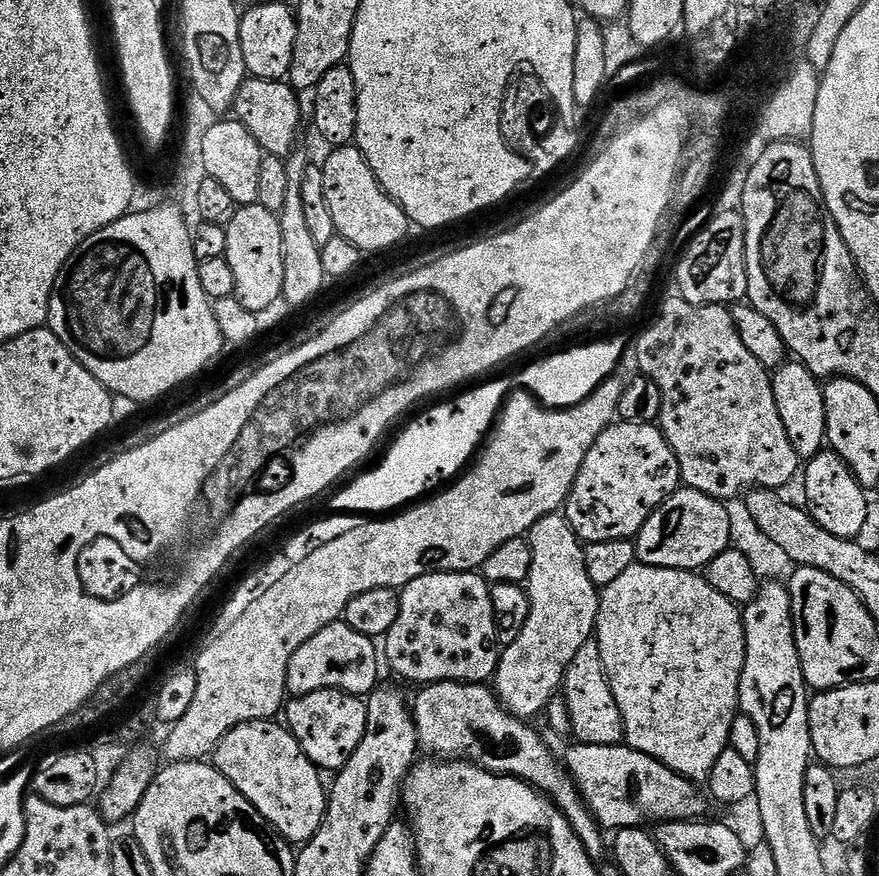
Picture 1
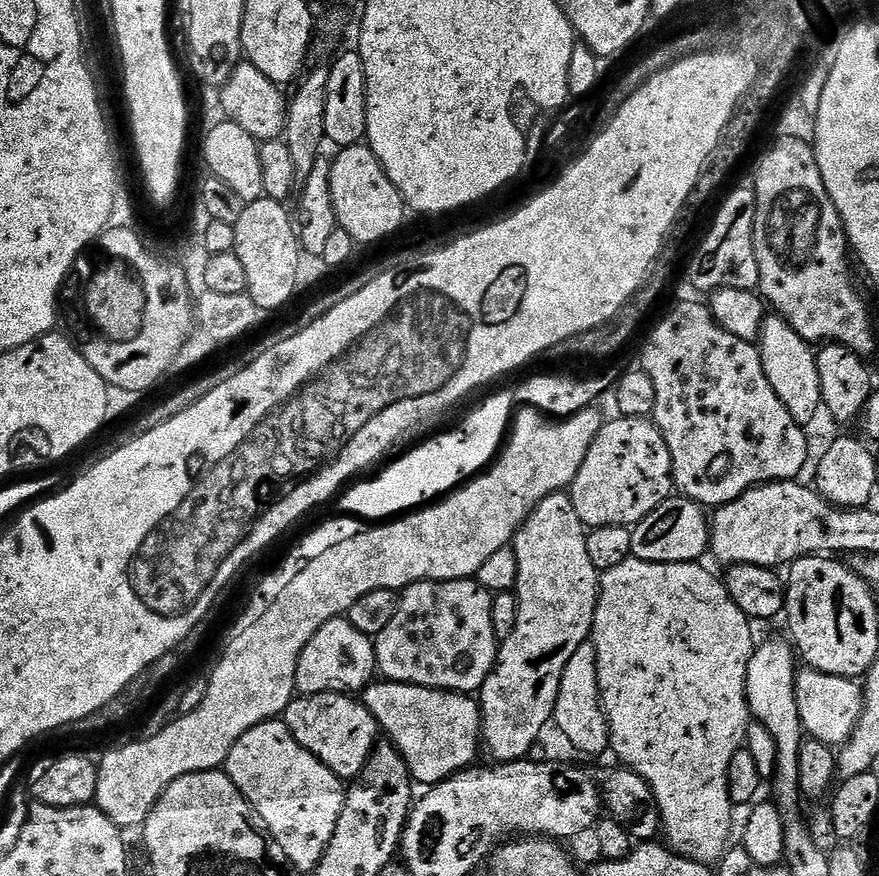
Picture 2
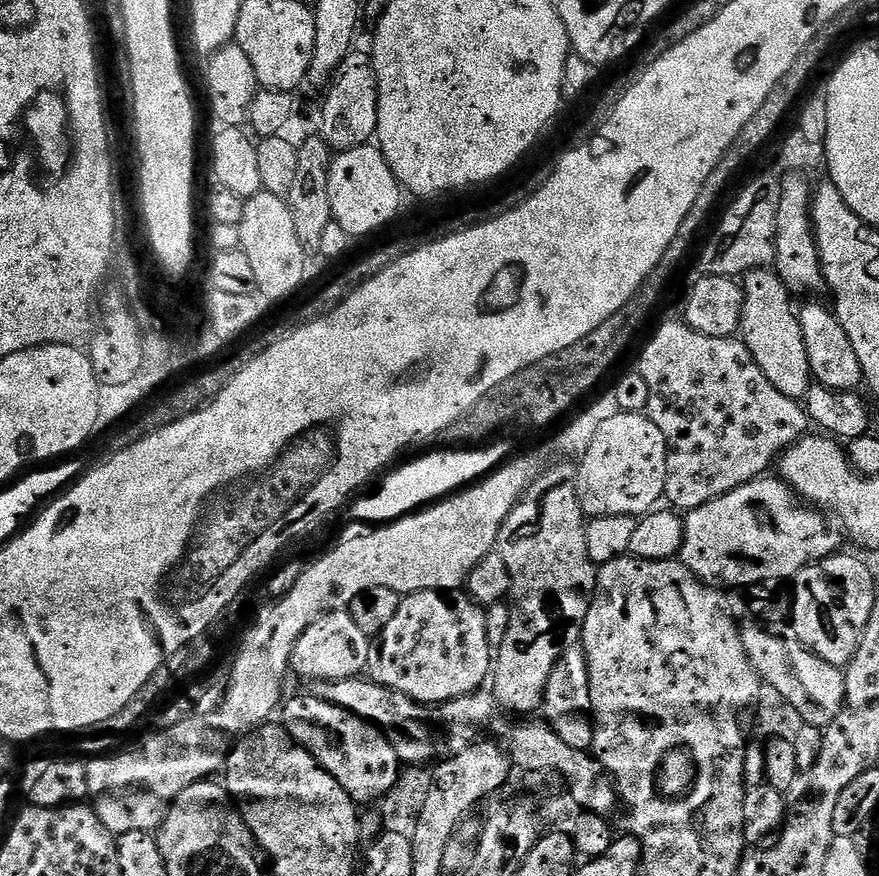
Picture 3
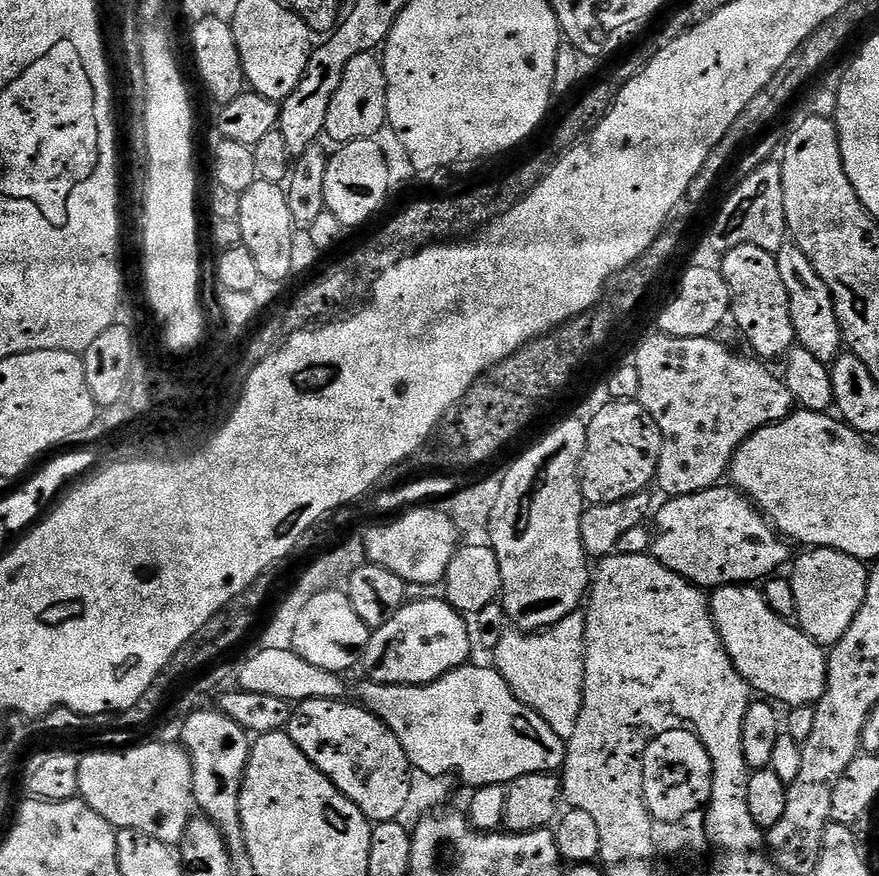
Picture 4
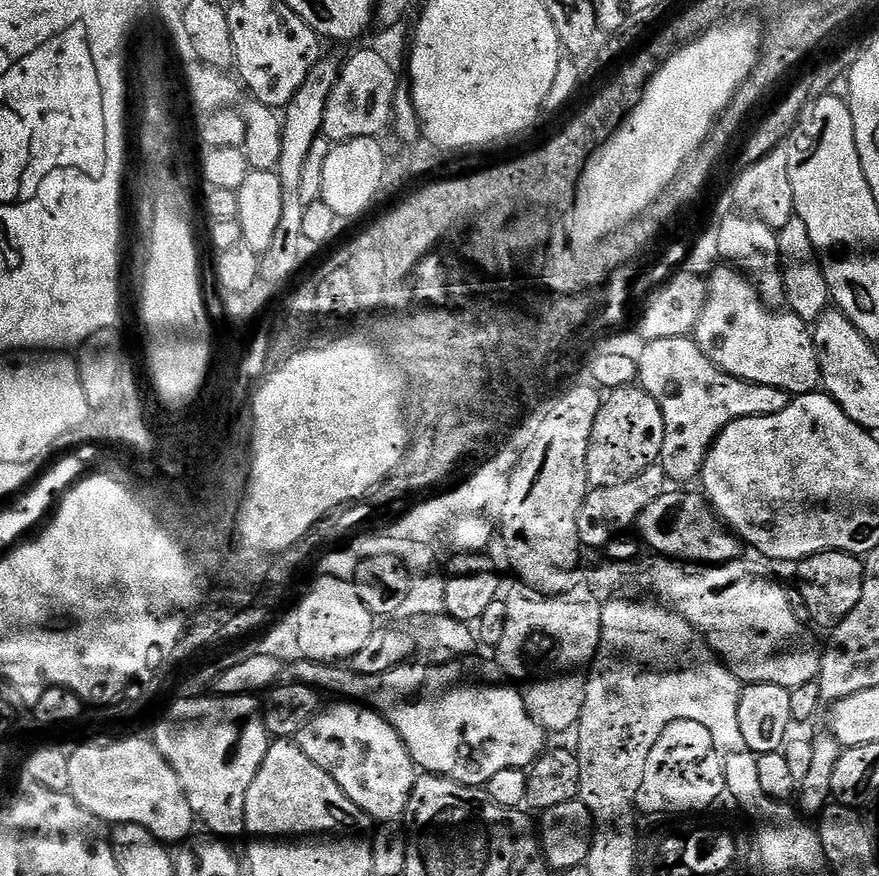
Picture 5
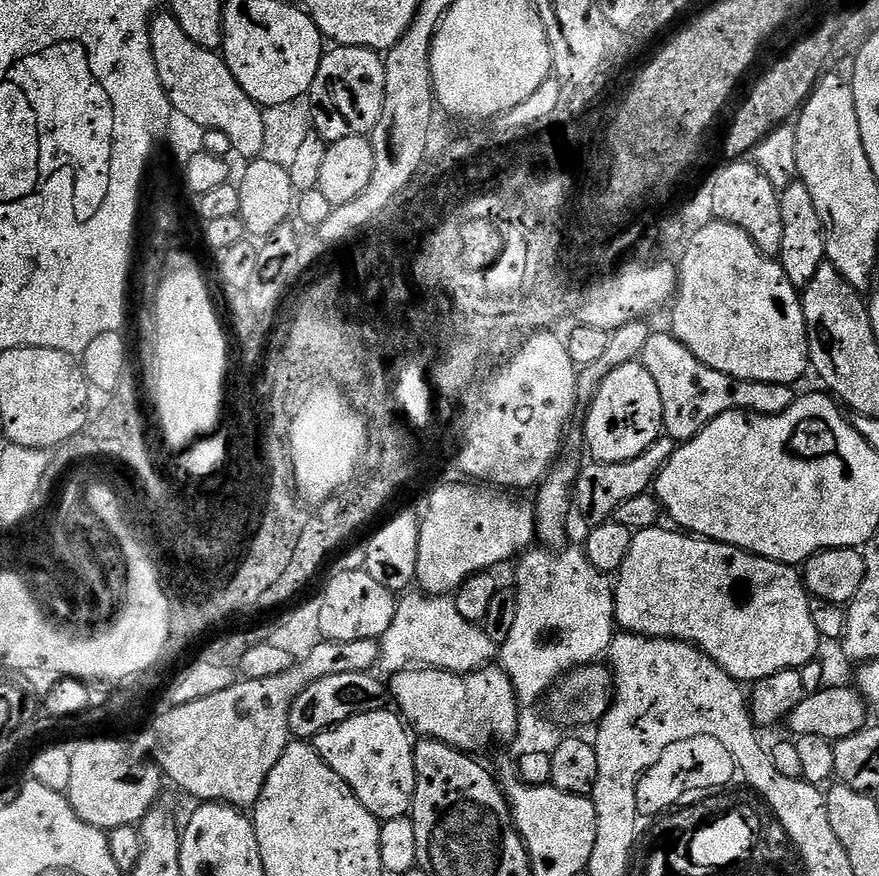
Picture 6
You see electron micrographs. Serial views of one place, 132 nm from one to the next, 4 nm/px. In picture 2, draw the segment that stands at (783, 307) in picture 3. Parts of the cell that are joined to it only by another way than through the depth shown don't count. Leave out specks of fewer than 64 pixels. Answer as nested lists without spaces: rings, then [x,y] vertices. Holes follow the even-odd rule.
[[[775,314],[765,315],[758,347],[762,370],[766,370],[766,378],[770,386],[774,386],[774,394],[778,394],[782,406],[790,410],[790,418],[794,418],[794,422],[808,426],[822,412],[824,403],[822,386],[818,382],[817,349],[804,340],[802,334],[798,334],[798,330],[790,326],[790,322]]]

